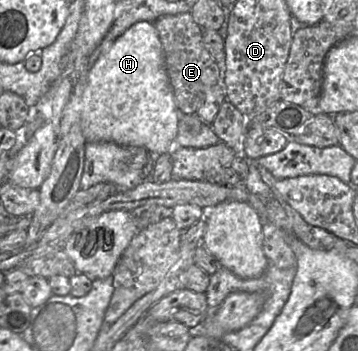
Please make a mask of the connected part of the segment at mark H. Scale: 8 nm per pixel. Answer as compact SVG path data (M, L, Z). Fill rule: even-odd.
M138 21L120 35L111 47L102 53L91 67L86 78L73 83L58 128L58 140L72 125L80 122L83 135L89 142L113 142L120 146L142 147L155 158L170 153L178 132L179 108L165 67L162 44L153 22Z

